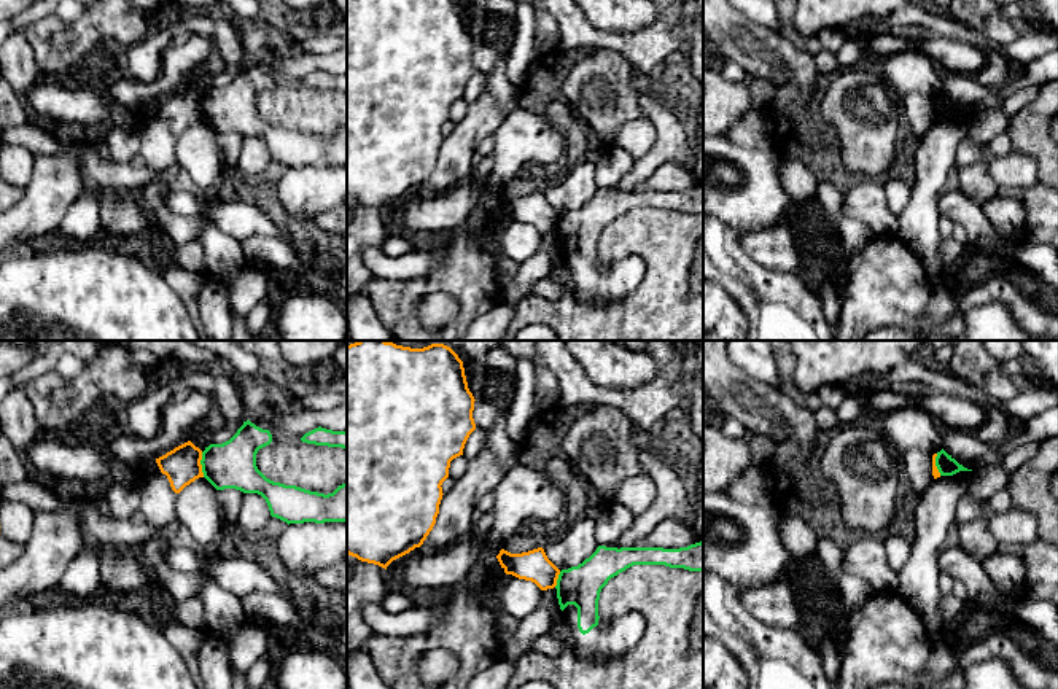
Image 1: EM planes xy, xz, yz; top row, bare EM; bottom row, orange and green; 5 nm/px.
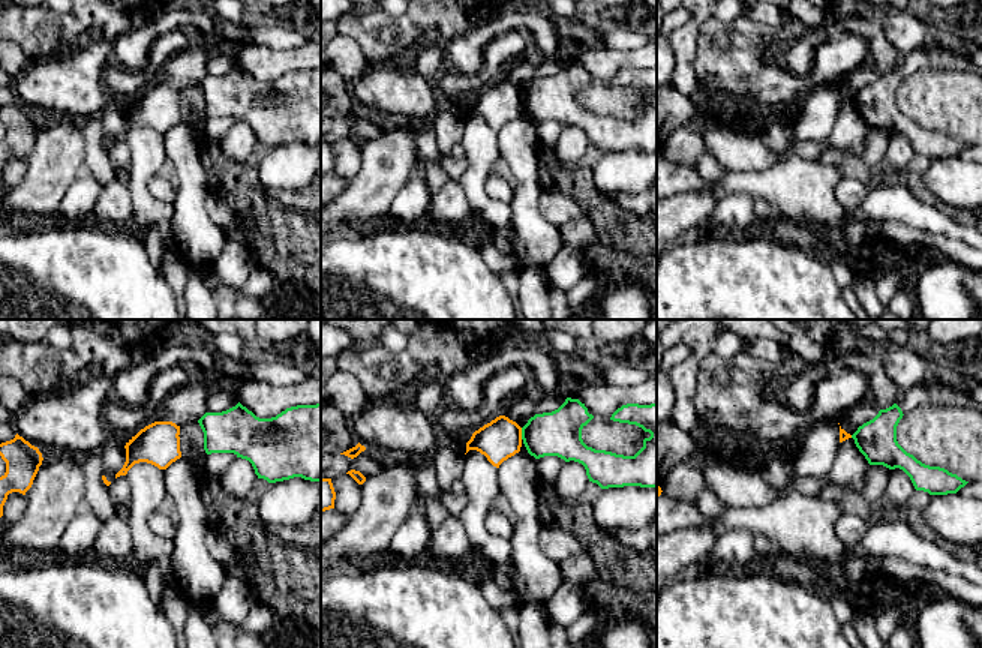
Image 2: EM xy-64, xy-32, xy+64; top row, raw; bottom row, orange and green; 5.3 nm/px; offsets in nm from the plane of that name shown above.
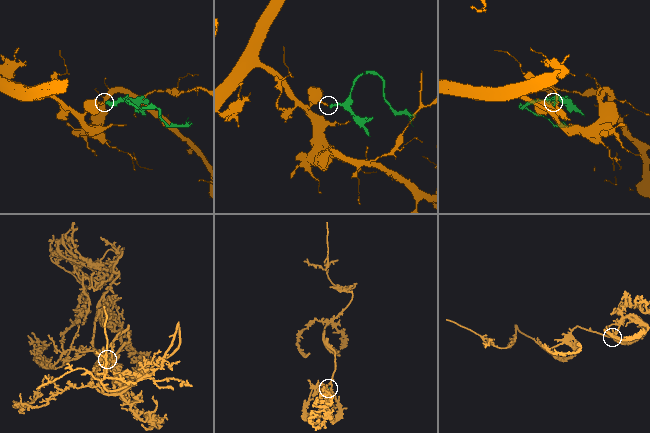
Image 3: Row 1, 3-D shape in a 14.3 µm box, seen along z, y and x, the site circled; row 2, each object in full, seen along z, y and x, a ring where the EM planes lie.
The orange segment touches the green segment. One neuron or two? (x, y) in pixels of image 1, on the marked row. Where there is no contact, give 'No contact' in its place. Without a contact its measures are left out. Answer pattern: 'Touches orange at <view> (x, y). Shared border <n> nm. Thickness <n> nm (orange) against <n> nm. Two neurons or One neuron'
Touches orange at xy (201, 465). Shared border 130 nm. Thickness 190 nm (orange) against 240 nm. Two neurons

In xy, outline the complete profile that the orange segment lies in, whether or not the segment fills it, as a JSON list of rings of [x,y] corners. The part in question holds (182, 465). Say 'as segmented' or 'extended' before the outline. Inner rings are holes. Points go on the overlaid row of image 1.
as segmented; [[[188,441],[156,458],[156,463],[161,473],[167,476],[172,490],[180,493],[191,482],[204,477],[200,460],[202,450]]]

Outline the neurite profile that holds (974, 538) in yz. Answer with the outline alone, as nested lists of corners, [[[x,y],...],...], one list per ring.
[[[985,504],[983,514],[980,517],[956,525],[959,547],[980,563],[983,563],[986,559],[999,551],[999,543],[988,531],[988,519],[993,514],[994,511],[988,504]]]

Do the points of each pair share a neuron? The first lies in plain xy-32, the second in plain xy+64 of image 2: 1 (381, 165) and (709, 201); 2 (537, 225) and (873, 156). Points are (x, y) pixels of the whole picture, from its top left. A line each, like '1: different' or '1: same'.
1: same
2: different

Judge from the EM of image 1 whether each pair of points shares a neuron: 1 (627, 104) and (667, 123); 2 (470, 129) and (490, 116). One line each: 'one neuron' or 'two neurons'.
1: two neurons
2: one neuron

